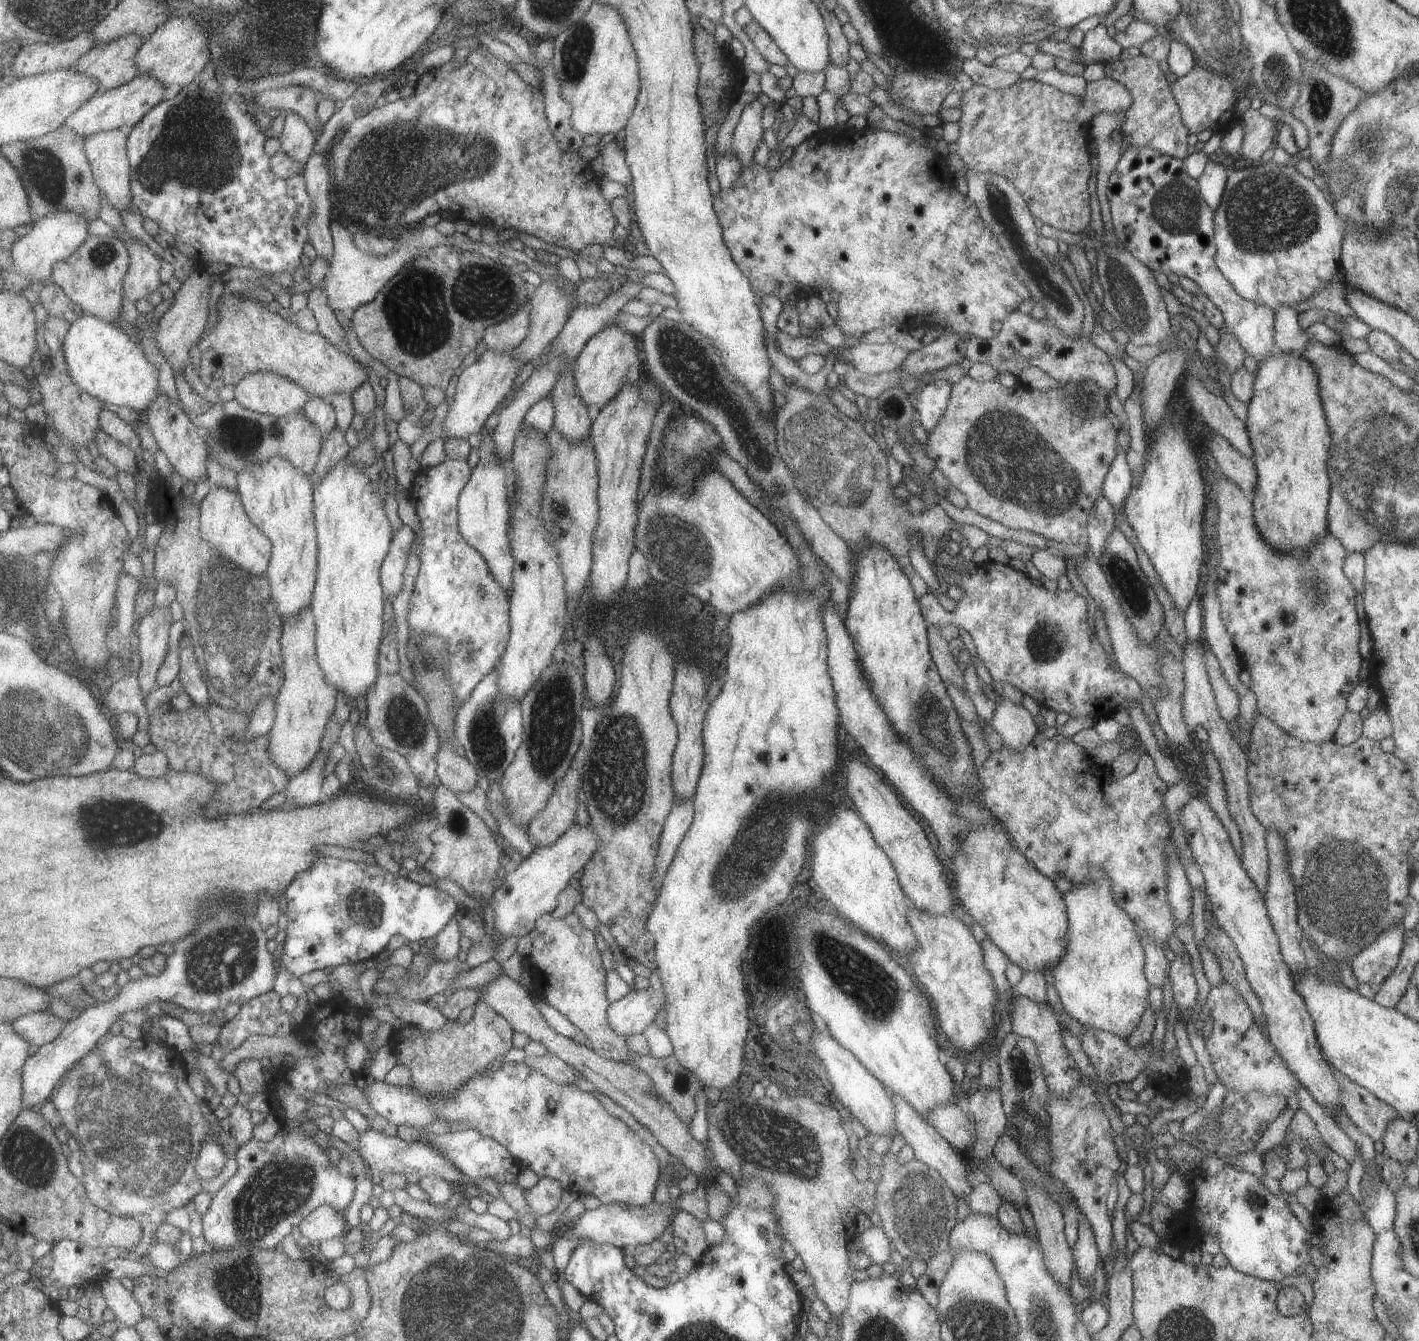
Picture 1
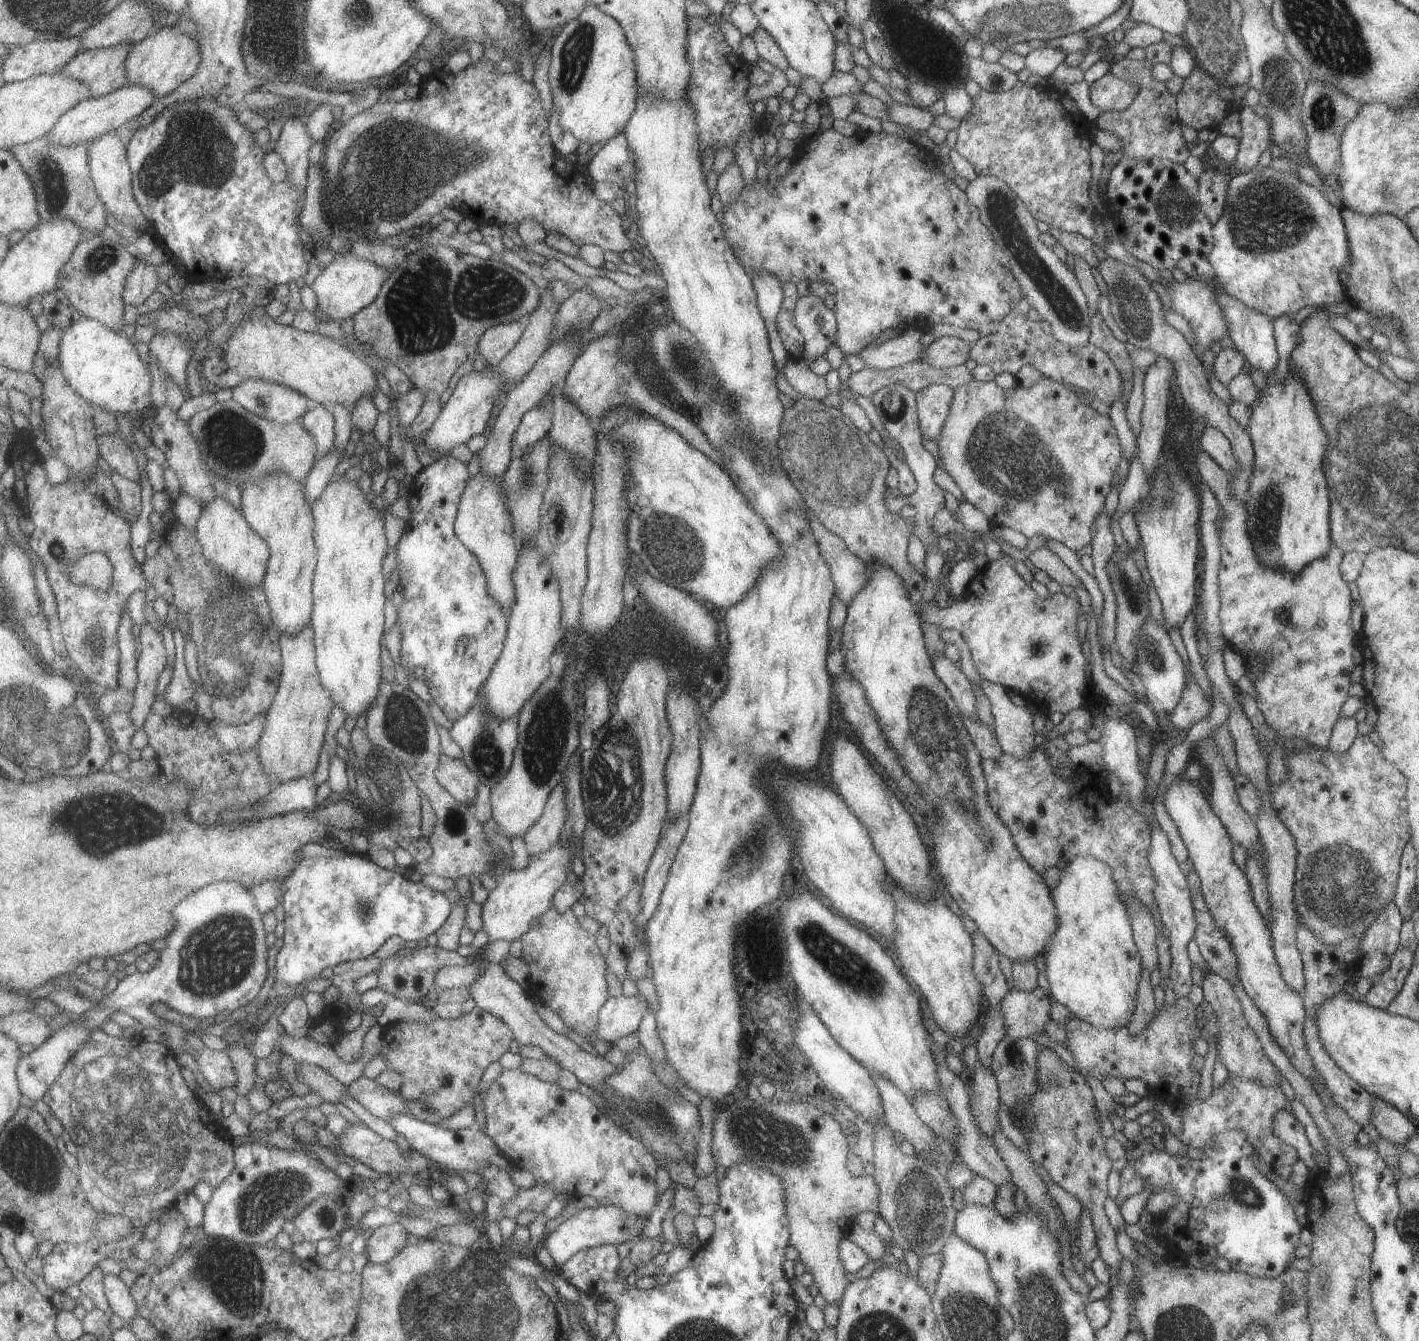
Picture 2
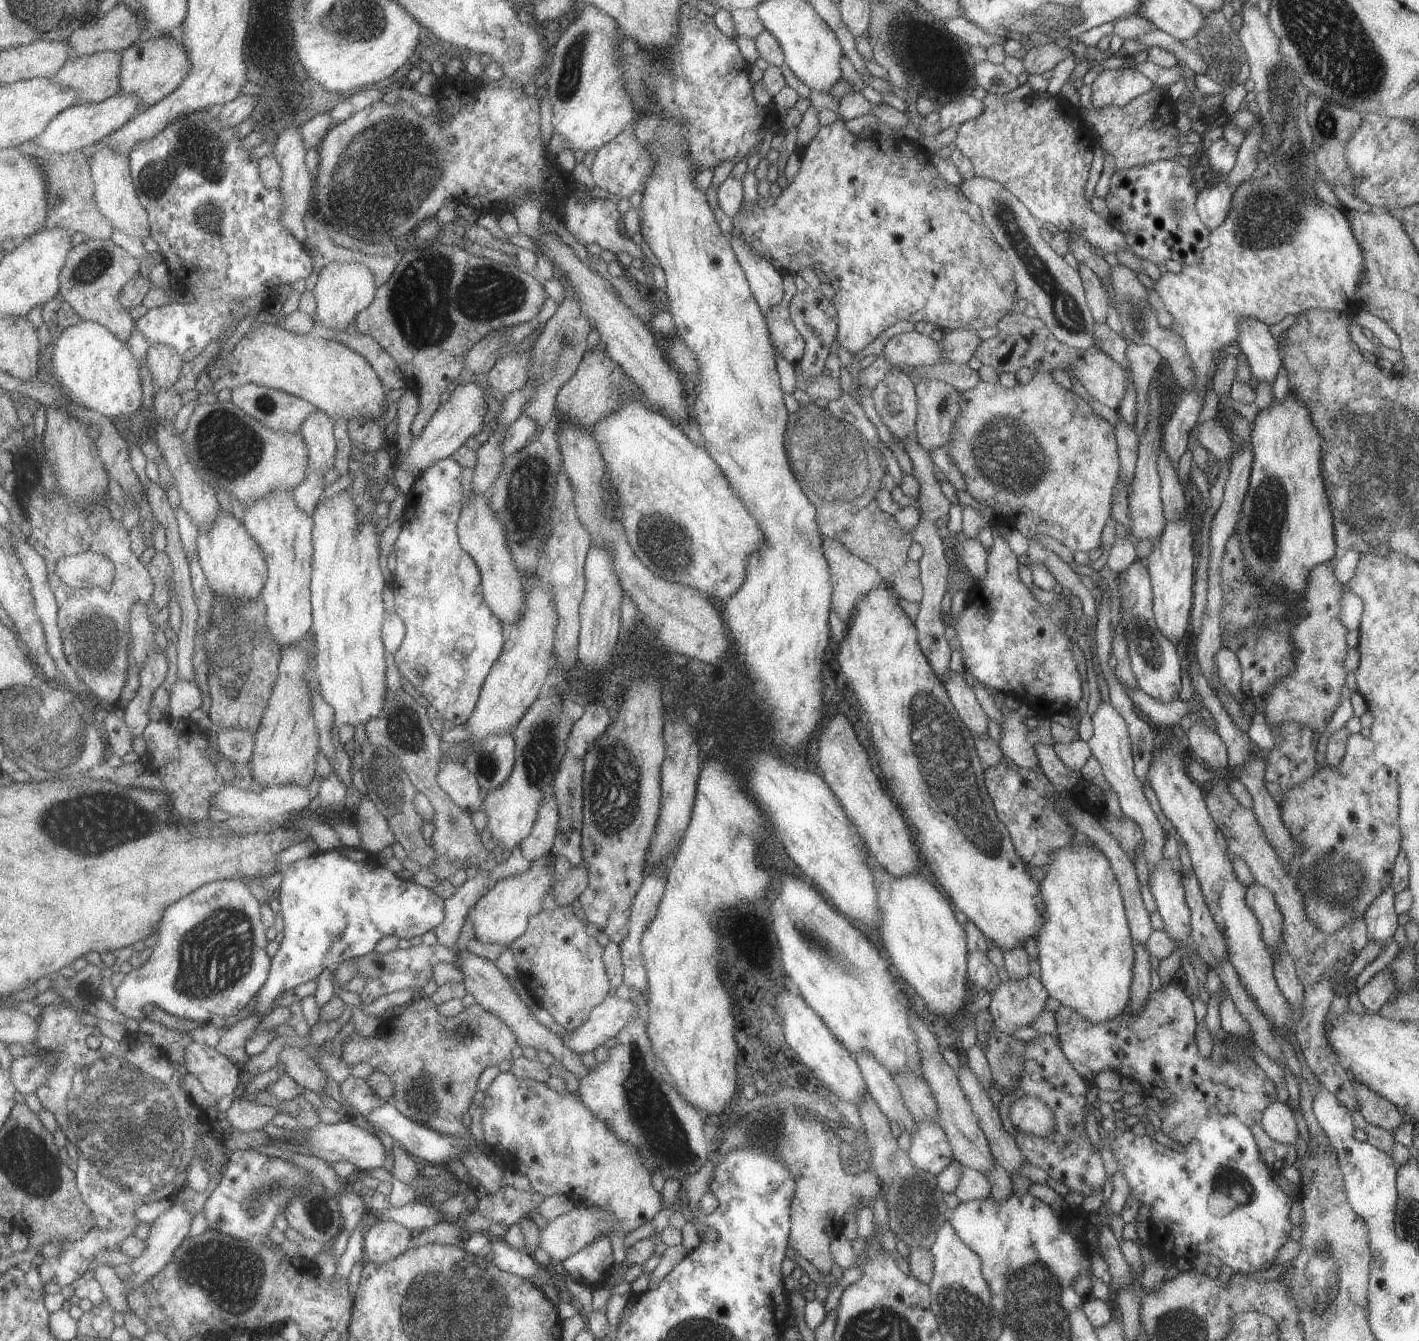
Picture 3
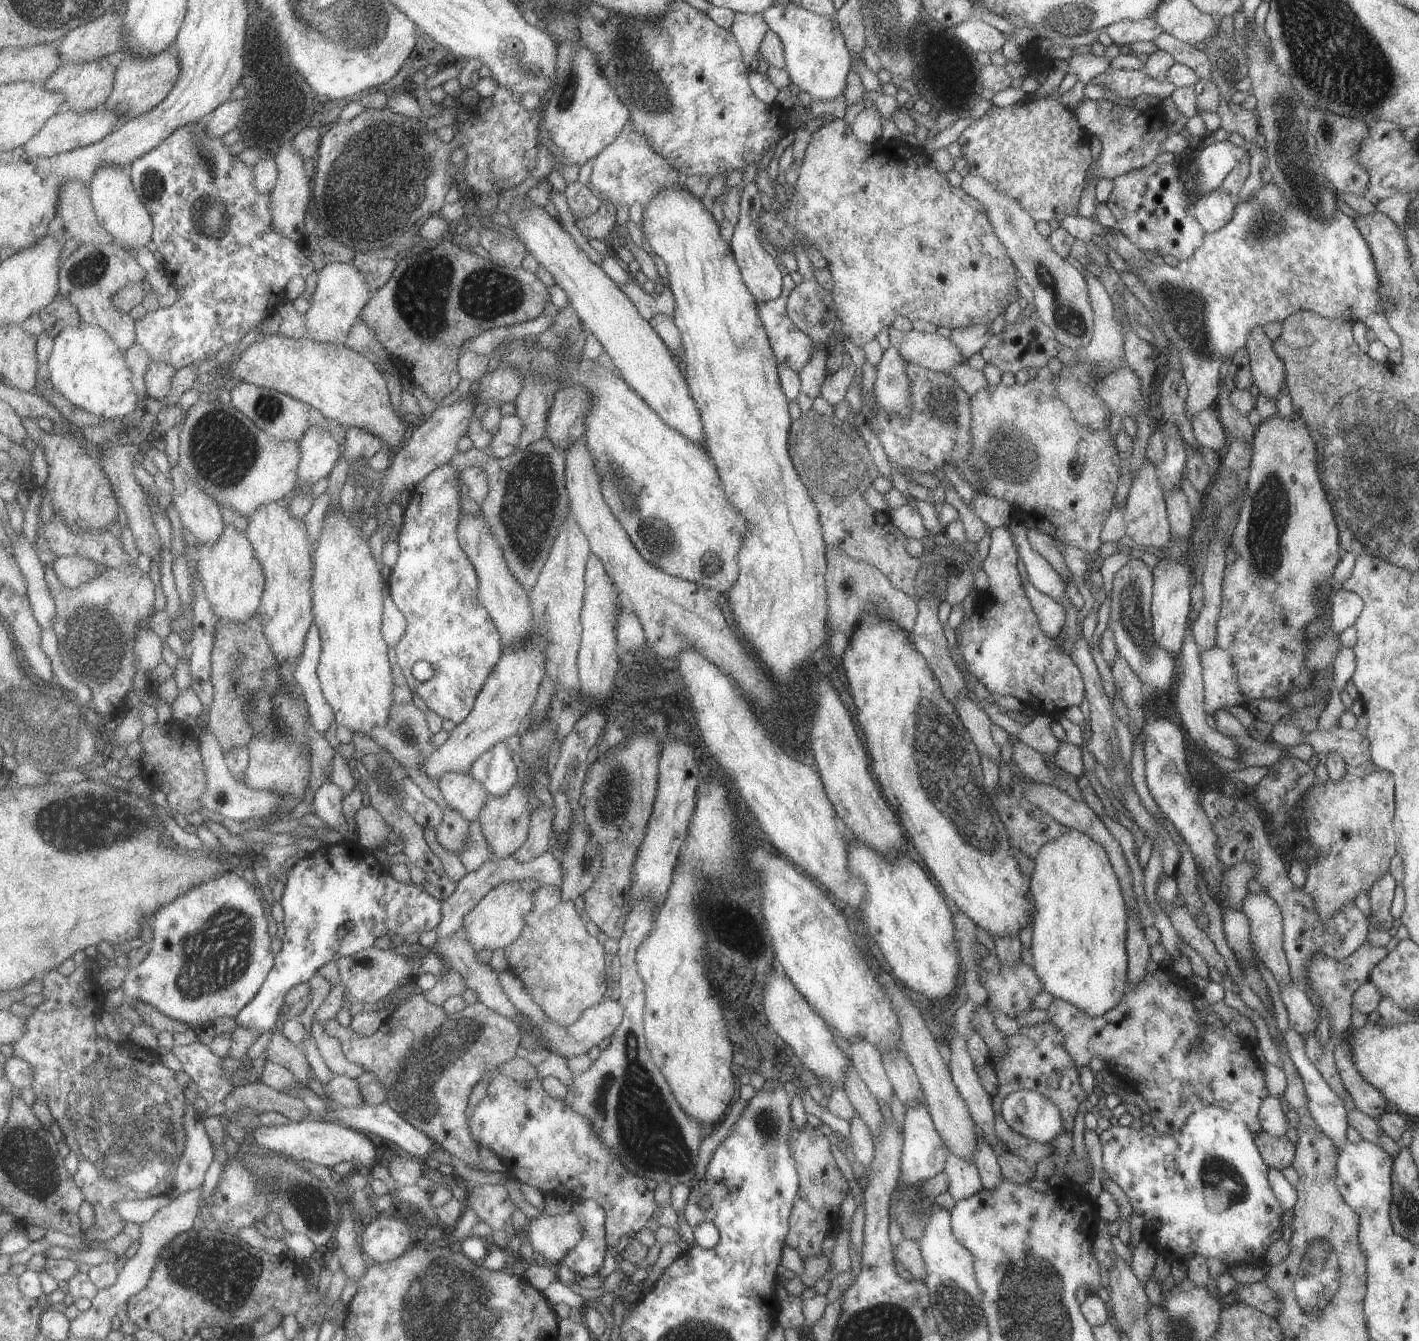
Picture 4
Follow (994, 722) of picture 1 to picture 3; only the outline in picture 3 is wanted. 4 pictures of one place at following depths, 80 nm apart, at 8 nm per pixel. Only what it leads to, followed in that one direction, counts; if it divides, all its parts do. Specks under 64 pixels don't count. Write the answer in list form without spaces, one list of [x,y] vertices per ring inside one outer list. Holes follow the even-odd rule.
[[[992,690],[992,703],[1000,710],[1000,733],[998,745],[1001,752],[1011,763],[1024,769],[1039,767],[1032,740],[1028,739],[1025,718],[1035,717],[1037,713],[1030,705],[1020,702],[1018,708],[1011,710],[1005,705],[1005,696],[999,691]]]

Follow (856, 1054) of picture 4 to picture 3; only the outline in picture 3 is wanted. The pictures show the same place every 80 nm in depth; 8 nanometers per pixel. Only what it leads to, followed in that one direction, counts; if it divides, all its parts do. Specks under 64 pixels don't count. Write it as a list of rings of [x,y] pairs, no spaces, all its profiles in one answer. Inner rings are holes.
[[[870,1053],[855,1055],[857,1066],[866,1084],[866,1092],[875,1101],[888,1122],[895,1122],[898,1128],[909,1134],[914,1128],[914,1118],[905,1108],[901,1093],[892,1074],[887,1072]]]

